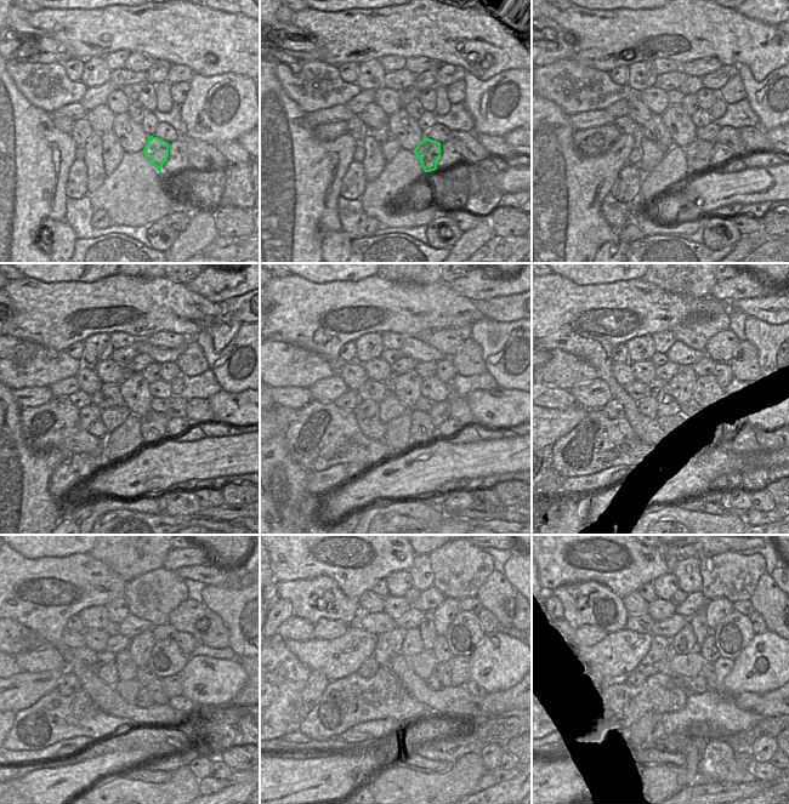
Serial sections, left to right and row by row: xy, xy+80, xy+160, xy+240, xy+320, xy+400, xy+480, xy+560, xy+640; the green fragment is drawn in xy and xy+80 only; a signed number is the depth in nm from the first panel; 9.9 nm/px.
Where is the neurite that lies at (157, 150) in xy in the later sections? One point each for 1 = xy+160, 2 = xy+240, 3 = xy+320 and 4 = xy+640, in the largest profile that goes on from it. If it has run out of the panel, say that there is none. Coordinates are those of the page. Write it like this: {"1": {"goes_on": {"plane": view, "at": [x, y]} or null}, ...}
{"1": {"goes_on": {"plane": "xy+160", "at": [698, 154]}}, "2": {"goes_on": {"plane": "xy+240", "at": [152, 425]}}, "3": {"goes_on": {"plane": "xy+320", "at": [423, 432]}}, "4": {"goes_on": {"plane": "xy+640", "at": [697, 685]}}}

